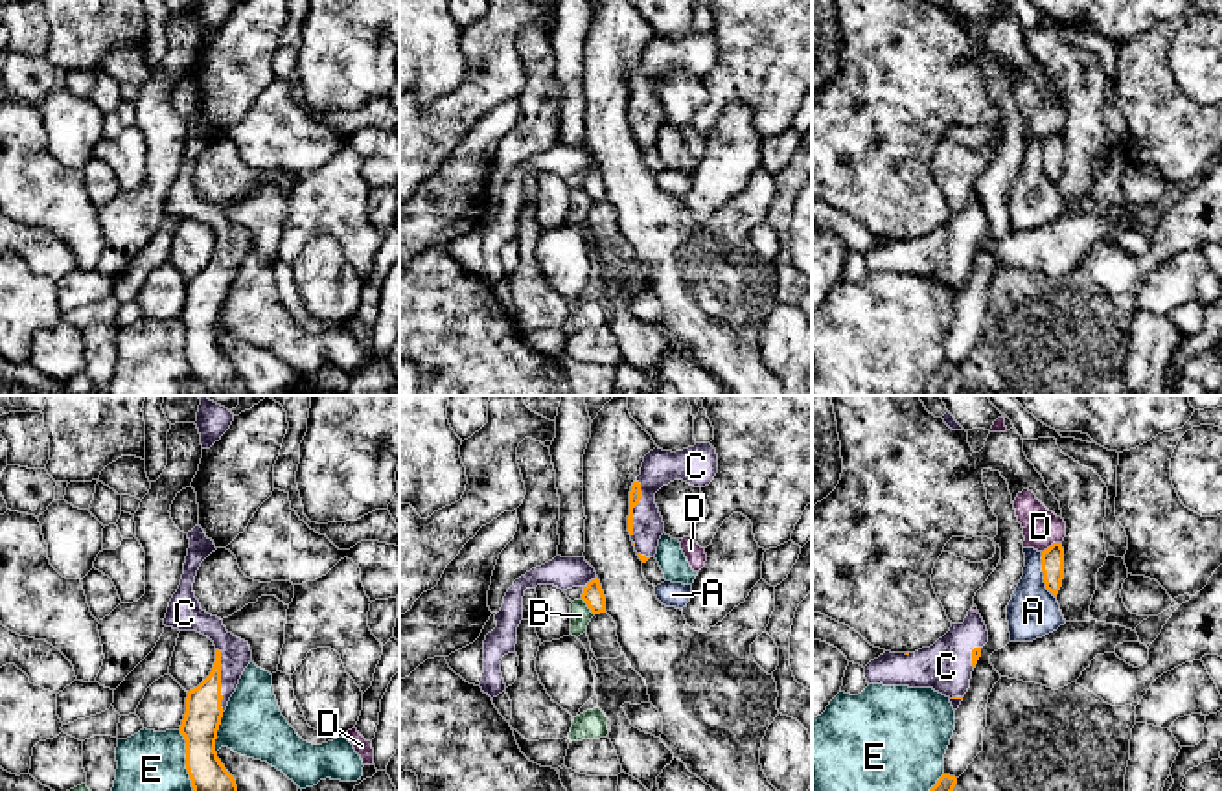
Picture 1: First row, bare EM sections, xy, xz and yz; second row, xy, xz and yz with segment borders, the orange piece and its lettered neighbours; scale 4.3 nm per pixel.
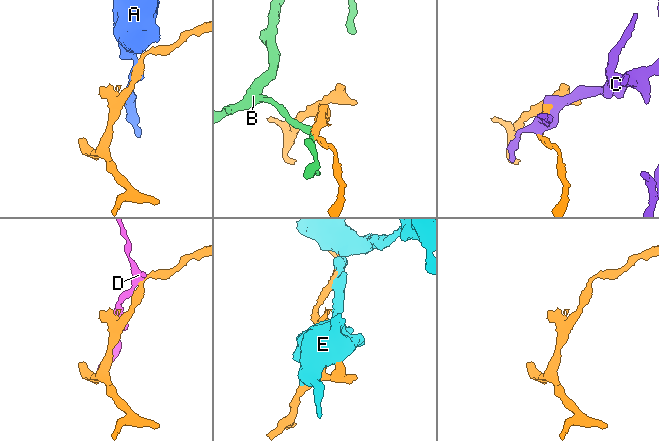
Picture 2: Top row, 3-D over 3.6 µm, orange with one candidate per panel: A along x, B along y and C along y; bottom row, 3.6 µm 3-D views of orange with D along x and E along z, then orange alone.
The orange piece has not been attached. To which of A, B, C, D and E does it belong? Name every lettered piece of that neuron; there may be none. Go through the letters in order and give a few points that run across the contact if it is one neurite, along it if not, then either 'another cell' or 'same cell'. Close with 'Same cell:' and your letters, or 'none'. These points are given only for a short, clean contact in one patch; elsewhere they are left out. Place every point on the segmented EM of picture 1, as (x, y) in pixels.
A: line yz (1040, 552), (1042, 582), (1055, 598); another cell
B: line xz (582, 598), (593, 615); another cell
C: same cell
D: line yz (1061, 541), (1055, 541), (1042, 552); another cell
E: another cell
Same cell: C

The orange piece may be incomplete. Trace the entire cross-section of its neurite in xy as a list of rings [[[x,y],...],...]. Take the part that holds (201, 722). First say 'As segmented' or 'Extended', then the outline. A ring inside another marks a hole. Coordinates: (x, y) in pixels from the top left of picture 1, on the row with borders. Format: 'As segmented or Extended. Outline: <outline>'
Extended. Outline: [[[199,524],[188,532],[188,539],[184,574],[164,625],[208,636],[215,646],[215,662],[210,675],[186,697],[186,714],[179,728],[186,739],[186,769],[193,791],[237,791],[234,776],[217,758],[215,739],[223,712],[252,660],[252,651],[248,642],[226,631],[221,618],[201,609],[193,592],[195,576],[201,563],[217,548]]]

